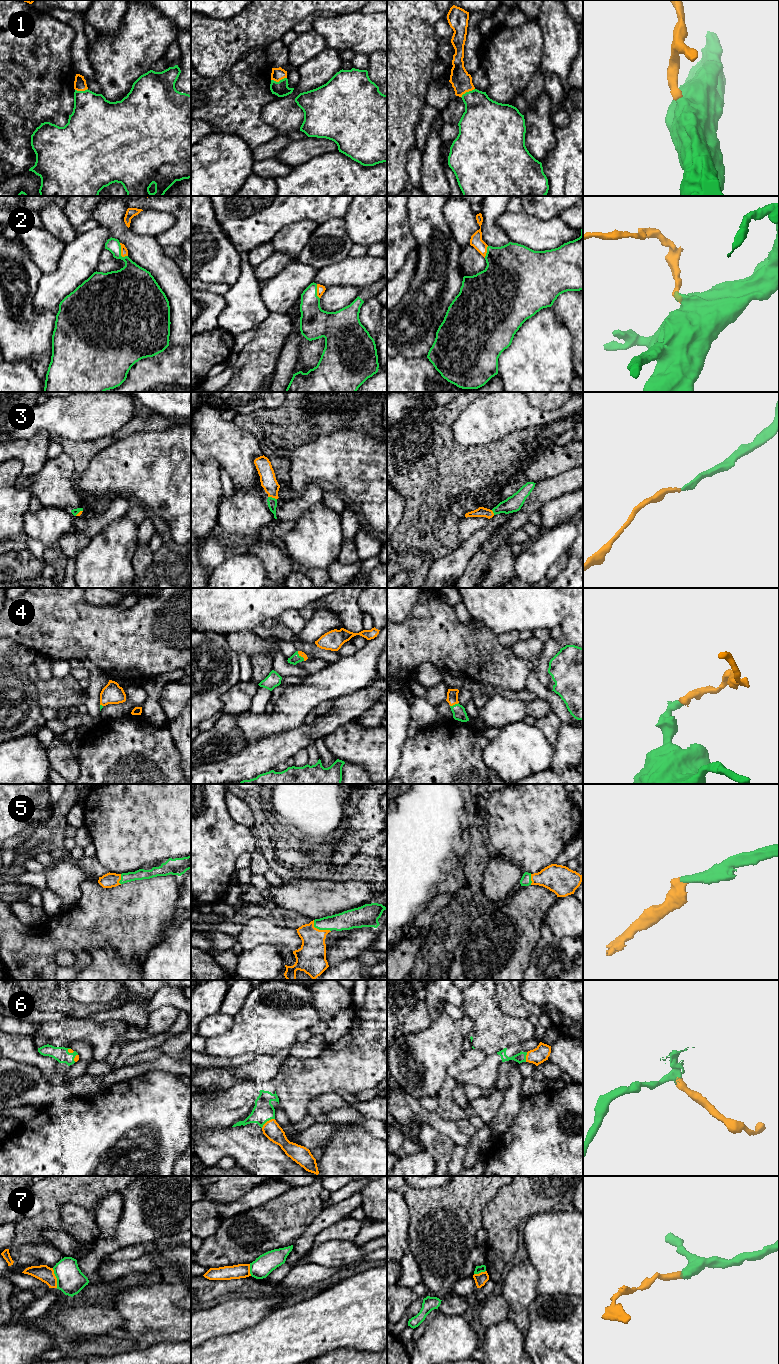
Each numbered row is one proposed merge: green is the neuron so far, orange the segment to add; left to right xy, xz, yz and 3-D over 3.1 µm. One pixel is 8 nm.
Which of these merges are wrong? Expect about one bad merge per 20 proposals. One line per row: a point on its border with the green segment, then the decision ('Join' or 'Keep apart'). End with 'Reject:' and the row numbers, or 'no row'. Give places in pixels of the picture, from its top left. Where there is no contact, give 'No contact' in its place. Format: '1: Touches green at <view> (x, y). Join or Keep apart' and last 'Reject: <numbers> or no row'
1: Touches green at xz (279, 81). Join
2: Touches green at xy (120, 252). Join
3: Touches green at xz (271, 497). Join
4: Touches green at yz (455, 704). Join
5: Touches green at xz (319, 929). Join
6: Touches green at xz (267, 1120). Join
7: Touches green at xy (56, 1277). Keep apart
Reject: 7

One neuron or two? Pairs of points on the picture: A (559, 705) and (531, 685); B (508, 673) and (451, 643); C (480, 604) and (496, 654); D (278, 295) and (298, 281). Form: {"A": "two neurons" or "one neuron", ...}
{"A": "one neuron", "B": "one neuron", "C": "two neurons", "D": "one neuron"}

